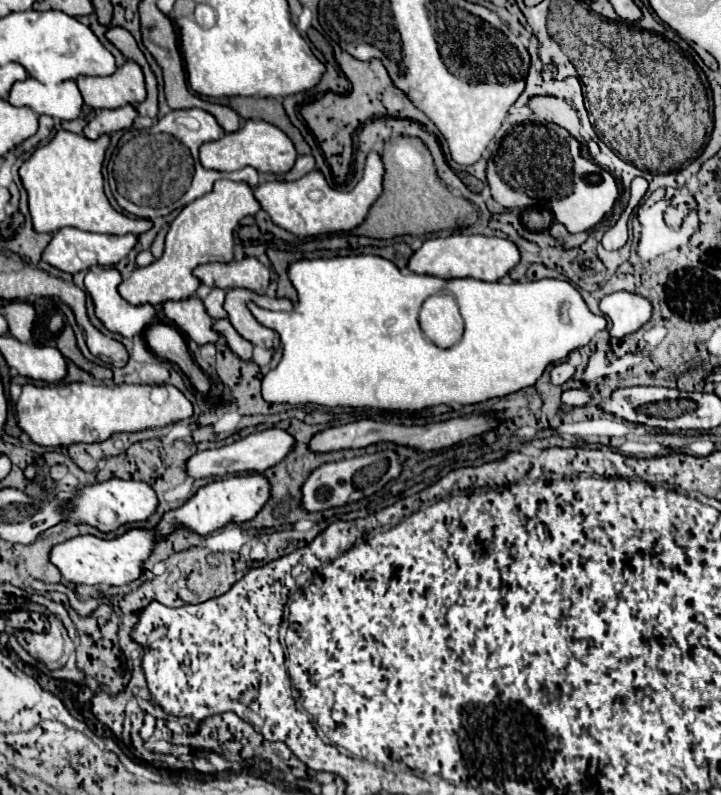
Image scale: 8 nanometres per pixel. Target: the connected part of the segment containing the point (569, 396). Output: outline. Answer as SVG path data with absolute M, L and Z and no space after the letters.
M583 389L565 390L561 395L561 402L569 407L584 406L591 401L591 394Z

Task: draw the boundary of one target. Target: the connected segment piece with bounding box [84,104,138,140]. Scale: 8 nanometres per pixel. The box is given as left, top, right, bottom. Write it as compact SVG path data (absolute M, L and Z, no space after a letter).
M126 104L116 110L100 110L100 114L96 114L96 118L86 124L84 136L90 140L96 140L102 134L112 134L118 130L130 128L136 116L138 116L138 112L132 104Z

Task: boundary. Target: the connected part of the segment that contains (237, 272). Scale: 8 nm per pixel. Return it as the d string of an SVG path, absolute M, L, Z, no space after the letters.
M244 258L228 264L204 264L194 270L194 276L210 288L248 288L256 294L264 294L270 284L270 270L256 258Z

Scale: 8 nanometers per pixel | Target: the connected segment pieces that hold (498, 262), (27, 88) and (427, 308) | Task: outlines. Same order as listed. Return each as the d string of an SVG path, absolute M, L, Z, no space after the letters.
M454 232L444 238L426 240L408 262L408 270L416 274L428 274L442 280L454 278L480 278L484 282L496 282L506 276L520 260L520 252L514 242L506 238L490 238L485 235L464 235Z
M26 78L16 82L10 90L8 102L12 106L28 106L36 114L46 114L60 120L74 120L82 112L82 94L74 80L66 80L56 86Z
M448 293L430 296L420 310L420 328L438 348L452 348L464 334L464 320L455 299Z

